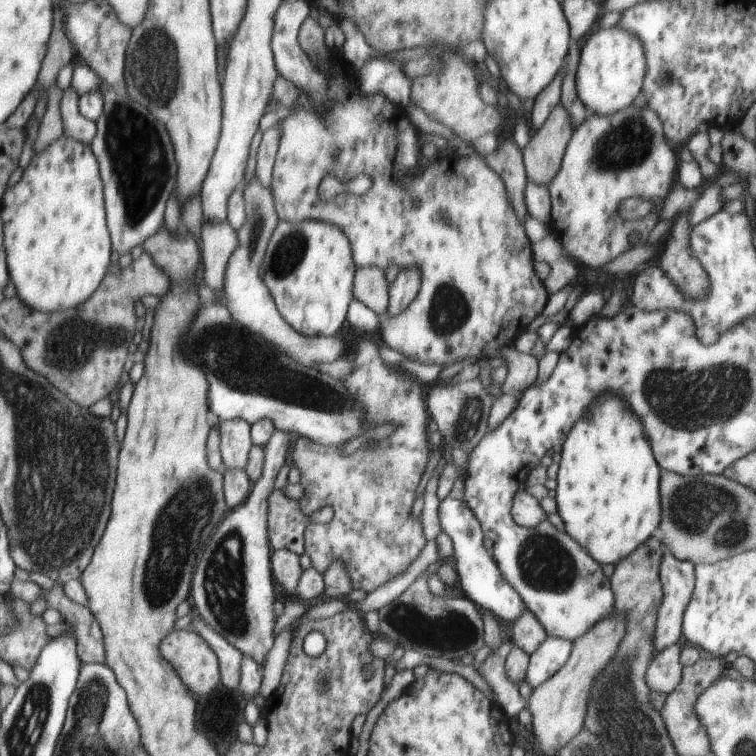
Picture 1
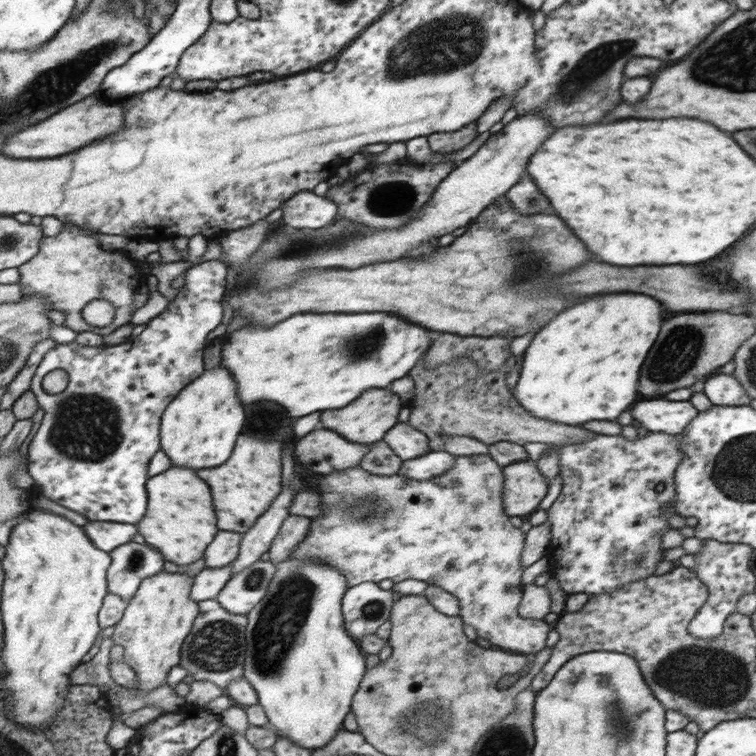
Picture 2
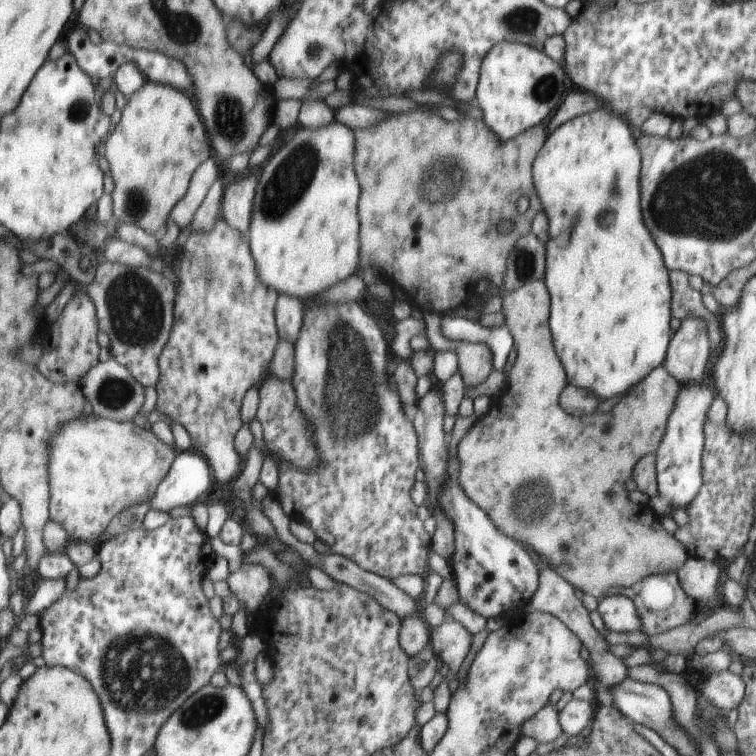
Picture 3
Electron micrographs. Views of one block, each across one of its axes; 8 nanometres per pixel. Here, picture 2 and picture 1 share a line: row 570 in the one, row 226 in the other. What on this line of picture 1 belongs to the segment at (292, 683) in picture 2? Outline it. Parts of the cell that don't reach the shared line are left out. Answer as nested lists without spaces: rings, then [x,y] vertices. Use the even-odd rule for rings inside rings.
[[[318,219],[297,223],[279,220],[268,244],[263,270],[264,281],[272,292],[277,309],[294,330],[318,337],[331,337],[342,330],[342,324],[346,322],[346,310],[349,310],[348,304],[355,298],[352,296],[352,280],[355,278],[352,244],[341,227]]]

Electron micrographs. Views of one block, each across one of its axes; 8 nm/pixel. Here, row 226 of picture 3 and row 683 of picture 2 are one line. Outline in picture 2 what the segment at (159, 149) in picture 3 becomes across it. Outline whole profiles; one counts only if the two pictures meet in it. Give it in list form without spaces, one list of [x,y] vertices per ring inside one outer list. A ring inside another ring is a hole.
[[[166,571],[145,578],[141,582],[140,590],[129,600],[122,618],[114,626],[113,641],[116,645],[124,647],[124,662],[128,663],[136,673],[139,680],[139,686],[136,686],[136,690],[143,695],[148,690],[154,690],[156,686],[164,684],[168,670],[180,662],[181,646],[199,613],[199,602],[191,598],[192,584],[193,577],[187,573]]]

